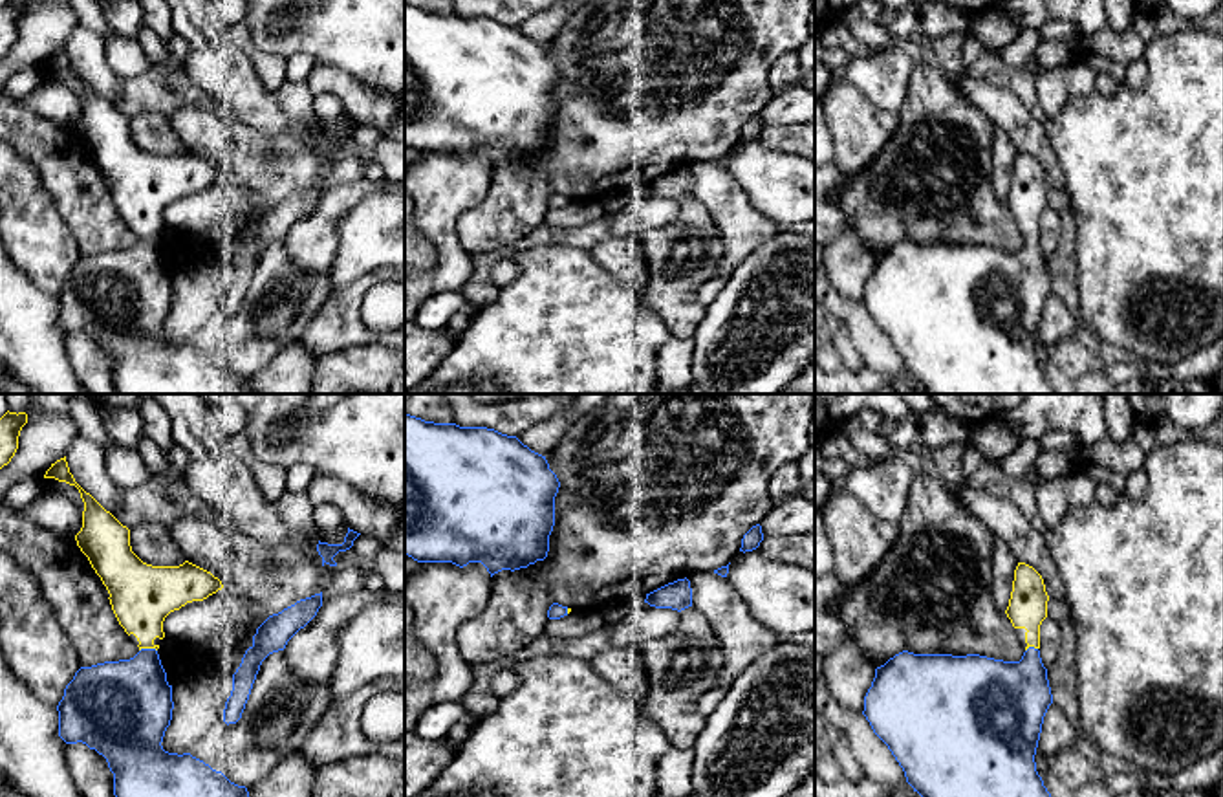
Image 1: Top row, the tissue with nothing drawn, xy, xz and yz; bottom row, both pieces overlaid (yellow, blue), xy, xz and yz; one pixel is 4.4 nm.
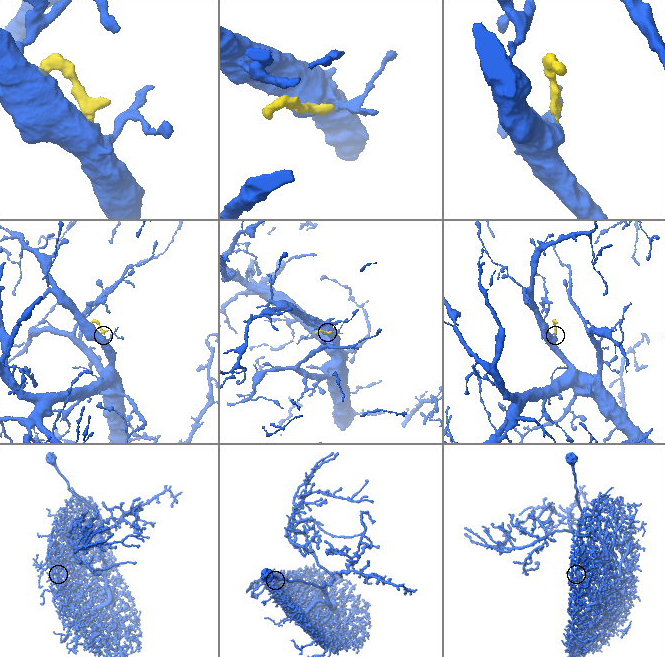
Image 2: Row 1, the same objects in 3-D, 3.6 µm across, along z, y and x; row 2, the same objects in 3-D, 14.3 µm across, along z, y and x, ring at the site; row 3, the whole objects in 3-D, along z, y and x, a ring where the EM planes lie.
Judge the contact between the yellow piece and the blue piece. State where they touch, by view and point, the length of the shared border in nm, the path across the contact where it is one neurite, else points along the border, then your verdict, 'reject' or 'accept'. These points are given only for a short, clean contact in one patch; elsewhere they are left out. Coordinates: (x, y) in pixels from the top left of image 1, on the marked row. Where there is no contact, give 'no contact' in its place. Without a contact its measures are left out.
contact xy (147, 647); length 80 nm; way xy (141, 596), (147, 647), (145, 671), (130, 700); accept

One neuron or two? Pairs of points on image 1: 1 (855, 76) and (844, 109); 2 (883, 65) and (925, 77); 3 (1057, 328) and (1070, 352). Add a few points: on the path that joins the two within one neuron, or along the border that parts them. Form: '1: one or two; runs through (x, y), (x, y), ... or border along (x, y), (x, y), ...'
1: two; border along (843, 79), (887, 110)
2: two; border along (914, 65), (909, 96), (898, 112)
3: two; border along (1073, 334), (1060, 339), (1049, 350)

